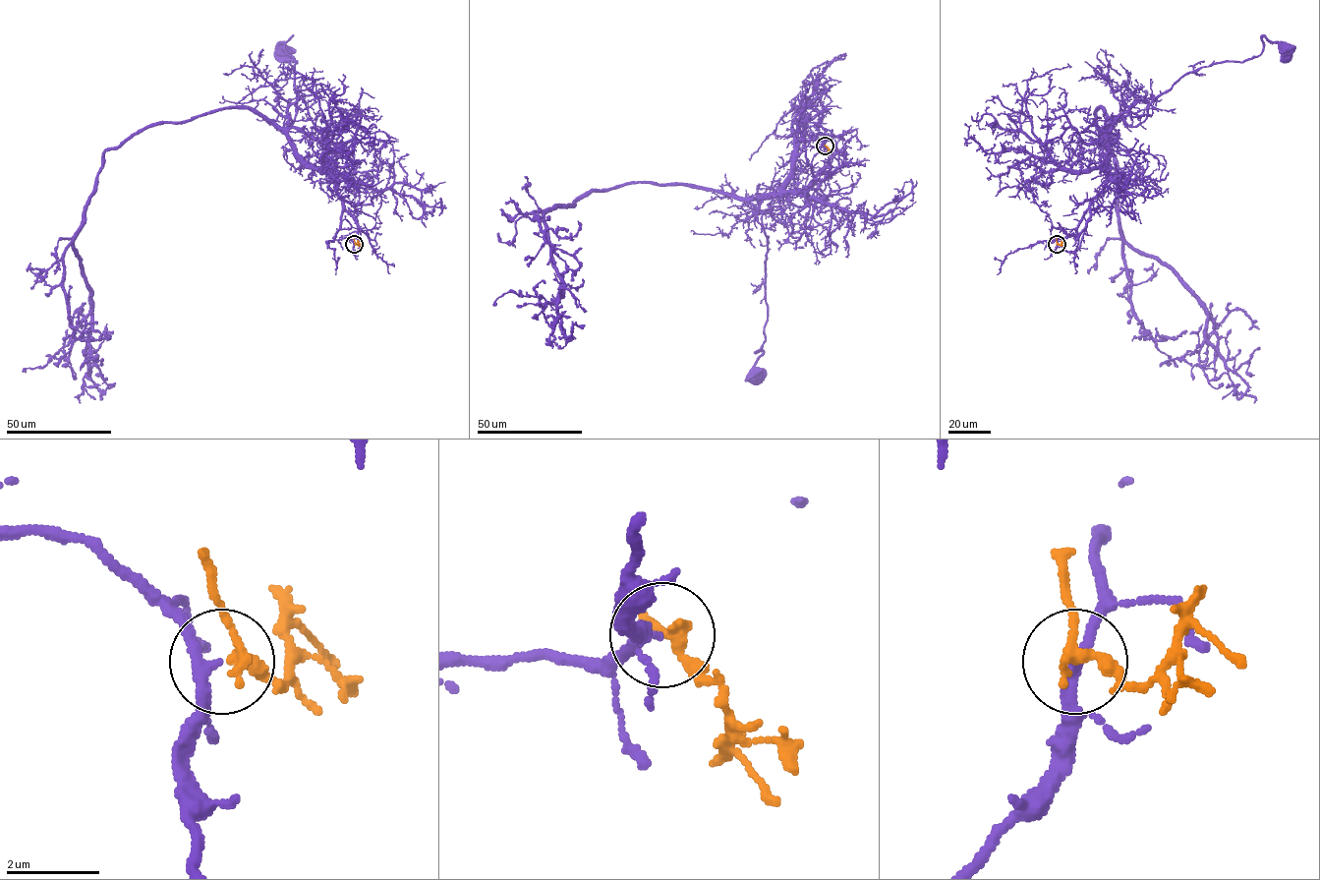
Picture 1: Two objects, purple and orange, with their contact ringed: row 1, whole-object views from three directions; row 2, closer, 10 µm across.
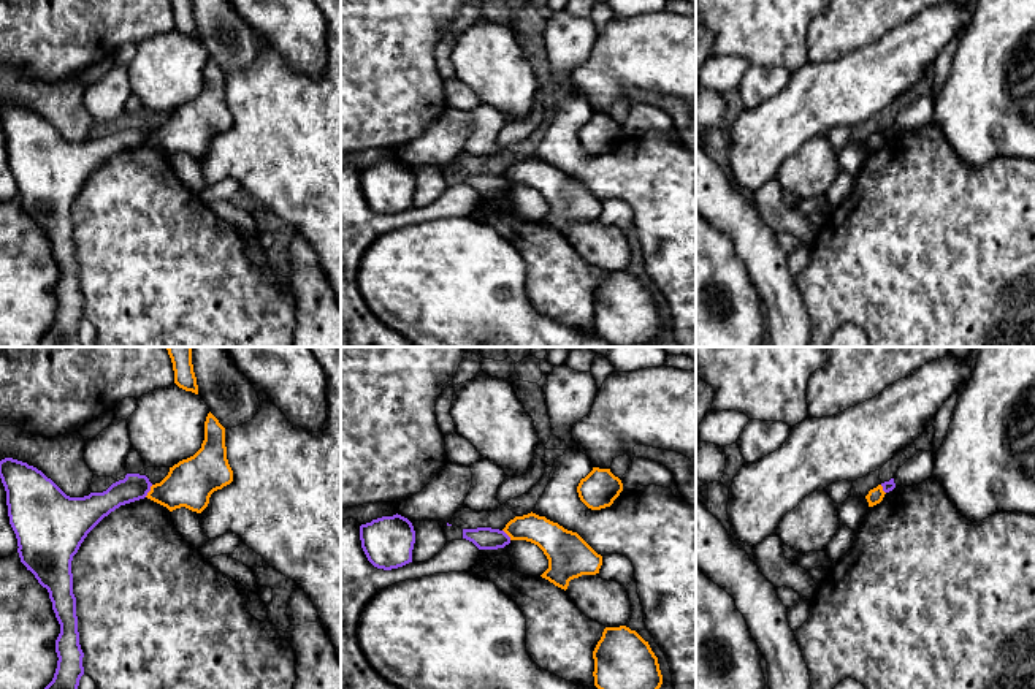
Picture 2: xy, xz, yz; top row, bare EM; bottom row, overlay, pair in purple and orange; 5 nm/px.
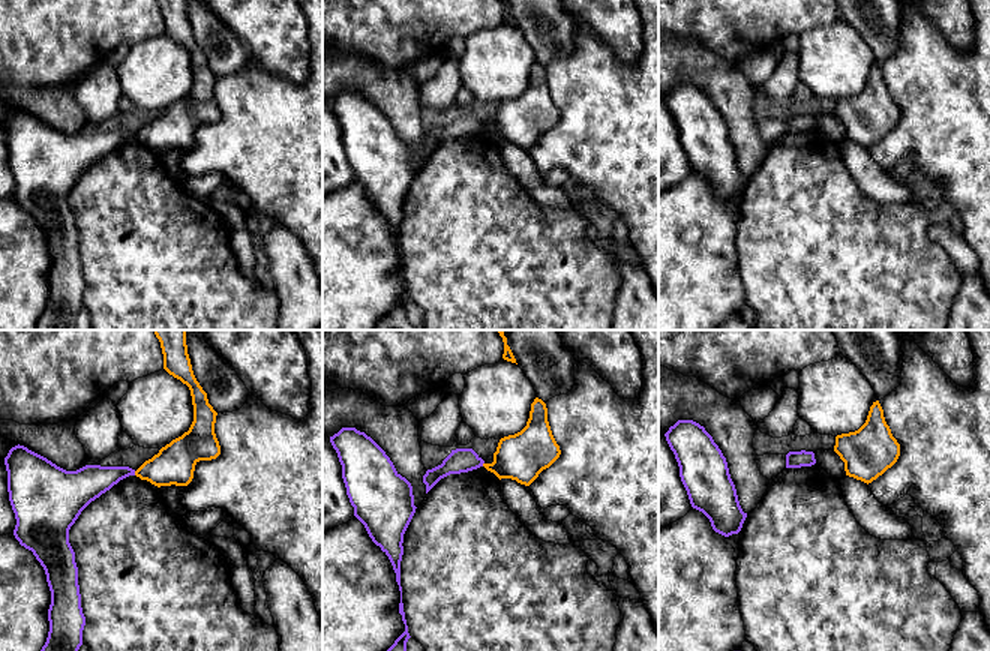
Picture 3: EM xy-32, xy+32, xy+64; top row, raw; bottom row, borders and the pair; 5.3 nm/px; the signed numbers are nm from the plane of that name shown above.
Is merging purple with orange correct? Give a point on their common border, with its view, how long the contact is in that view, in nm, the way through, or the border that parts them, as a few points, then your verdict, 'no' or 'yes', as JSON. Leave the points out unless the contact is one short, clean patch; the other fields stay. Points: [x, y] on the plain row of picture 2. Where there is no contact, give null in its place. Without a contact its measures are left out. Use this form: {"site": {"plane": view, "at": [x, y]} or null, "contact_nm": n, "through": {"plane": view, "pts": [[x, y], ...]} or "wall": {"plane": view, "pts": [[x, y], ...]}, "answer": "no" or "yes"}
{"site": {"plane": "xy", "at": [149, 135]}, "contact_nm": 80, "wall": {"plane": "xy", "pts": [[152, 130], [145, 141]]}, "answer": "no"}

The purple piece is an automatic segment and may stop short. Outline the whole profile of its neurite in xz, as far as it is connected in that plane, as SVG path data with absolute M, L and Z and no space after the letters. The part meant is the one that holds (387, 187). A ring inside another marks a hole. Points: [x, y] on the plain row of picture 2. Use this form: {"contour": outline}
{"contour": "M398 158L361 169L360 185L368 206L377 214L391 215L412 207L415 176Z"}

